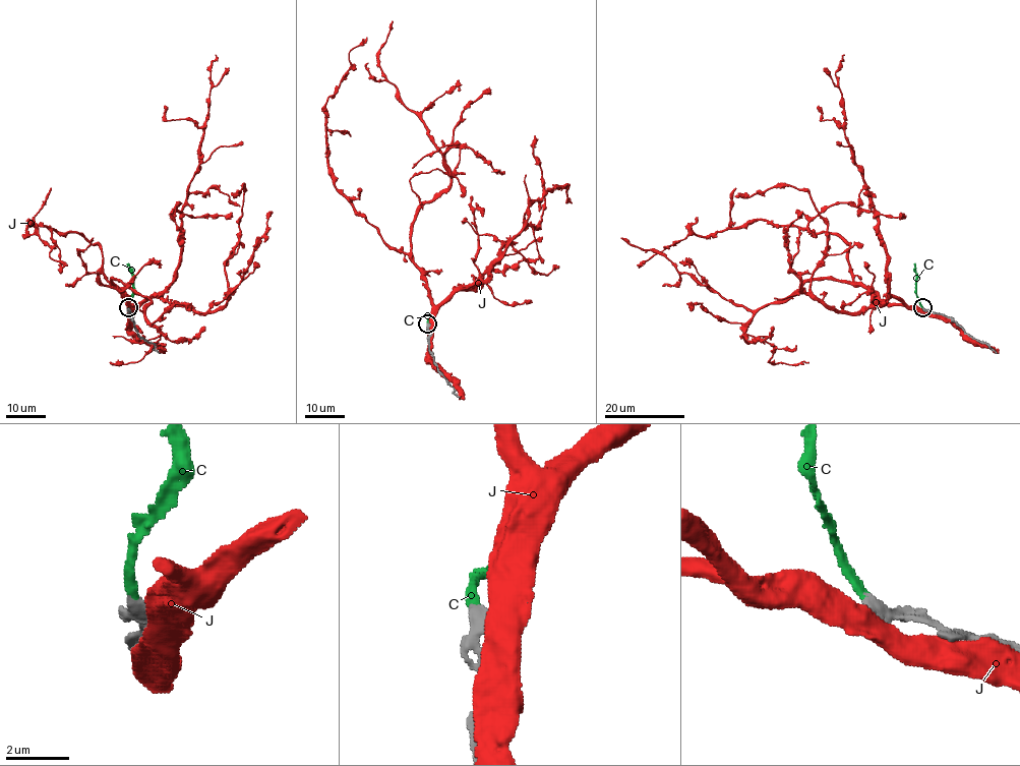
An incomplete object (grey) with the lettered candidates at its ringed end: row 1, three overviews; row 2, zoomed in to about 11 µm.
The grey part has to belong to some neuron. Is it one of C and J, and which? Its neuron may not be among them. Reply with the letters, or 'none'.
C

